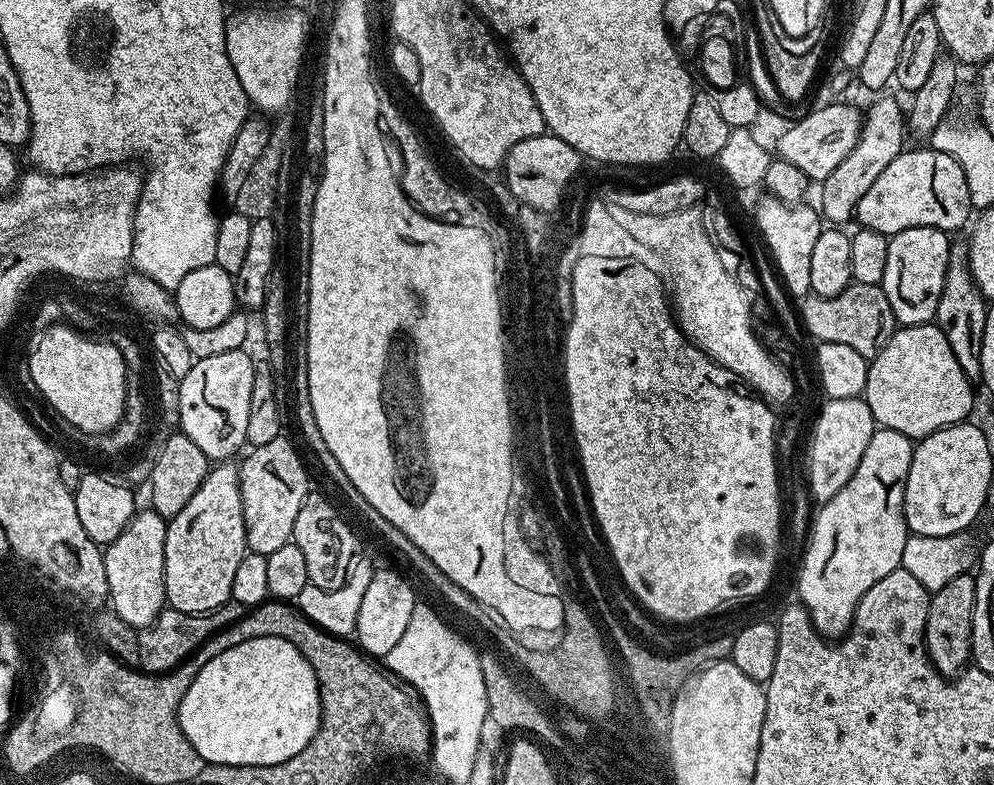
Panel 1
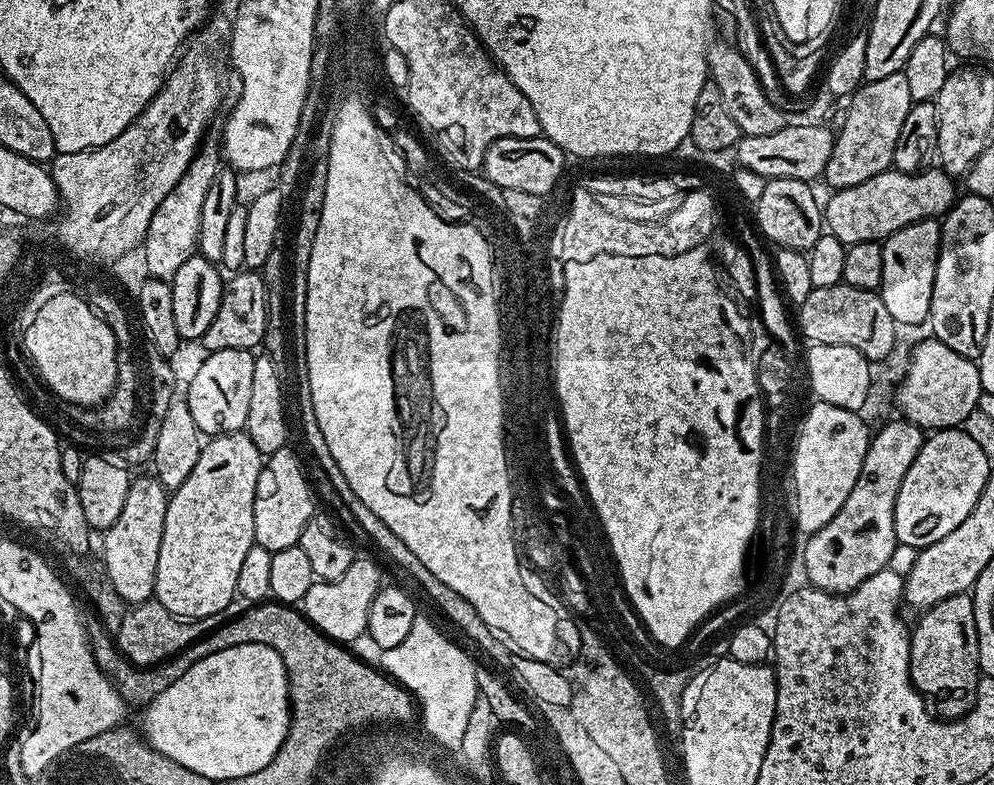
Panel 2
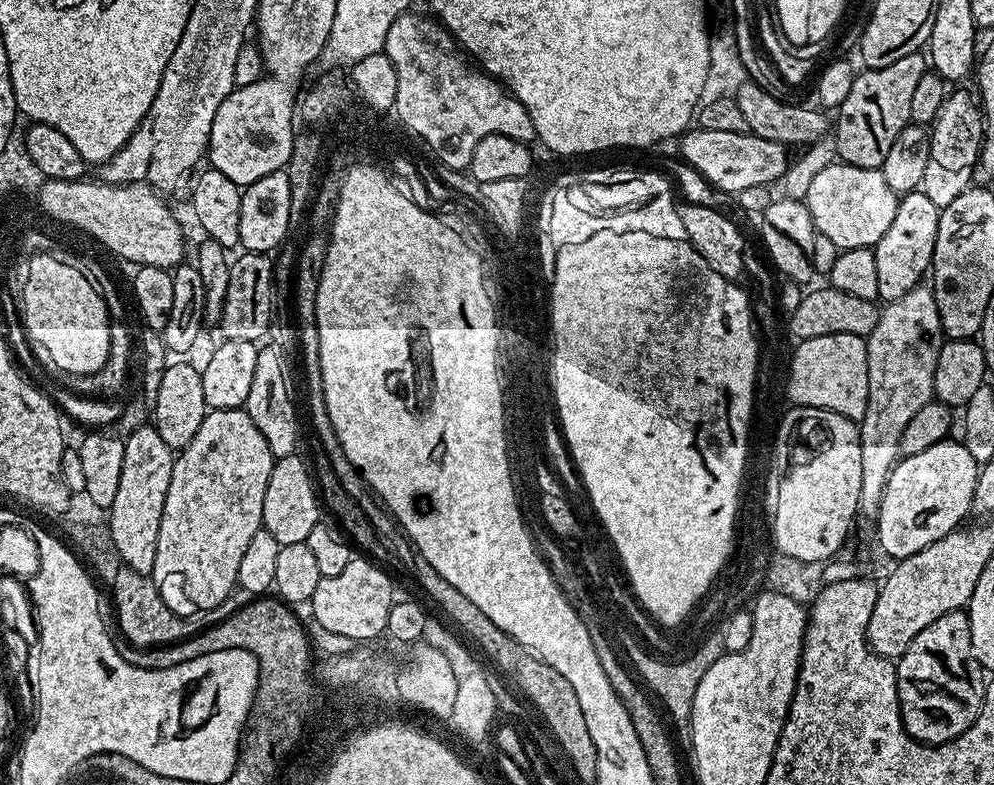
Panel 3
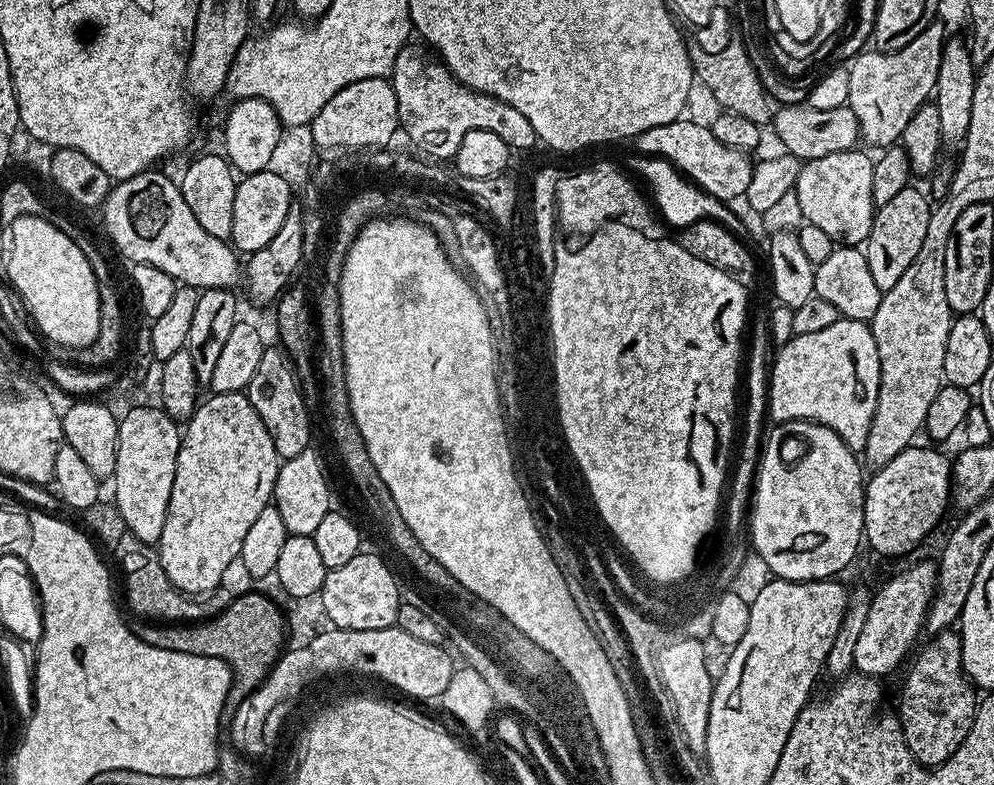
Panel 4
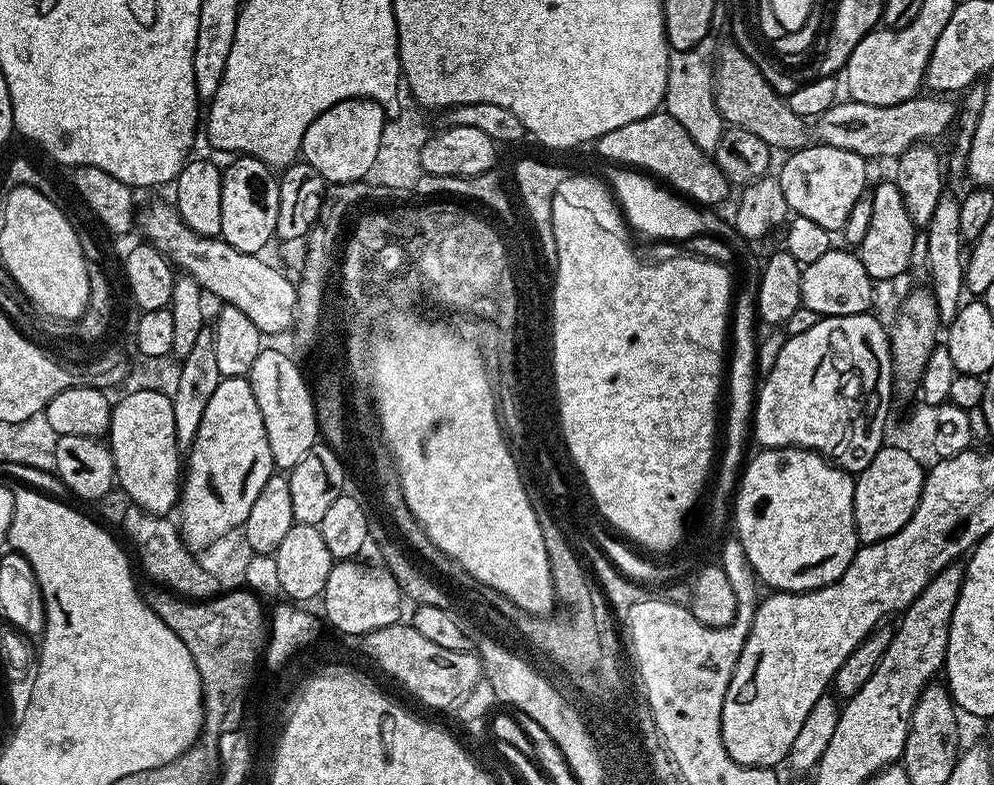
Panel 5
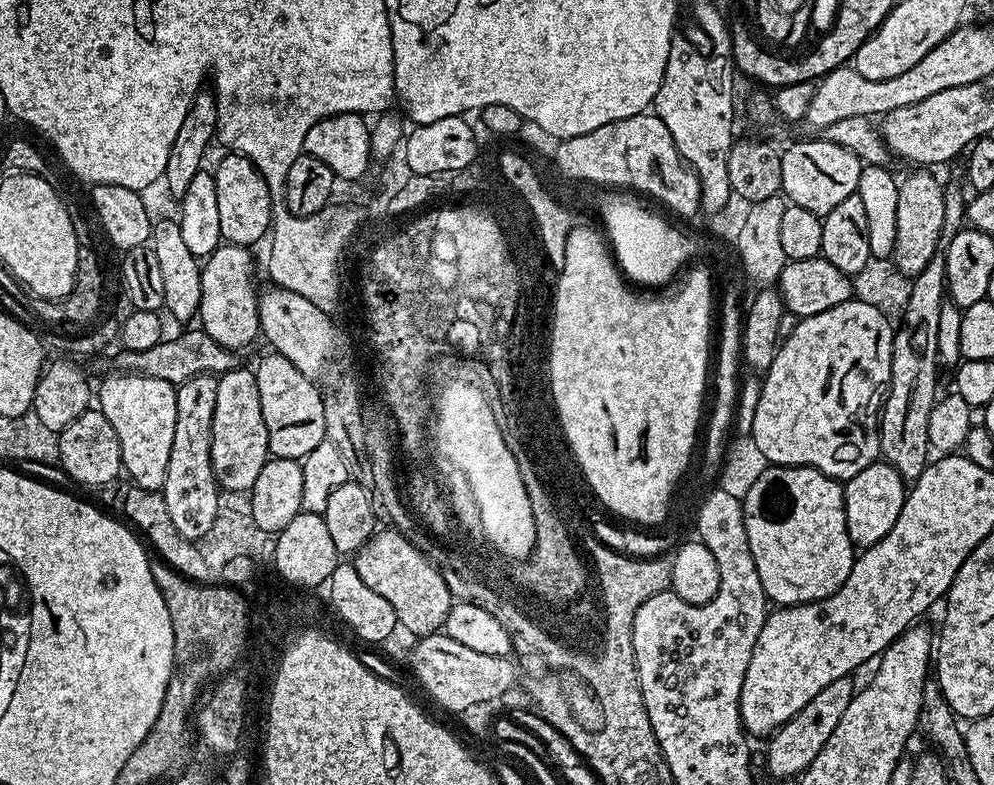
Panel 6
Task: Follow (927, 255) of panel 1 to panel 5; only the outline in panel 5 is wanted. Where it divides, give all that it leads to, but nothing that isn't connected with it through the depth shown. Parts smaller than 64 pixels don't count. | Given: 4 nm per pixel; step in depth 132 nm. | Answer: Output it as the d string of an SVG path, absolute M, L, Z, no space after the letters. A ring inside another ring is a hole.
M895 182L880 184L874 188L870 192L873 200L870 226L858 245L858 255L862 266L866 266L866 274L870 274L874 282L880 282L902 275L911 266L912 251L915 248L917 251L918 248L918 226L912 221L910 214L906 214L906 202L902 202L902 194Z

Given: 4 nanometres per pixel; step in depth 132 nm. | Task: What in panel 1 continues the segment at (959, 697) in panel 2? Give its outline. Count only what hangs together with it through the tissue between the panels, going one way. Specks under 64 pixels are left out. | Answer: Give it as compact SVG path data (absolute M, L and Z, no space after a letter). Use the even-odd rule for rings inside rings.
M964 573L946 582L929 597L924 643L932 665L945 678L955 678L969 667L972 650L973 612L976 605L976 580Z

